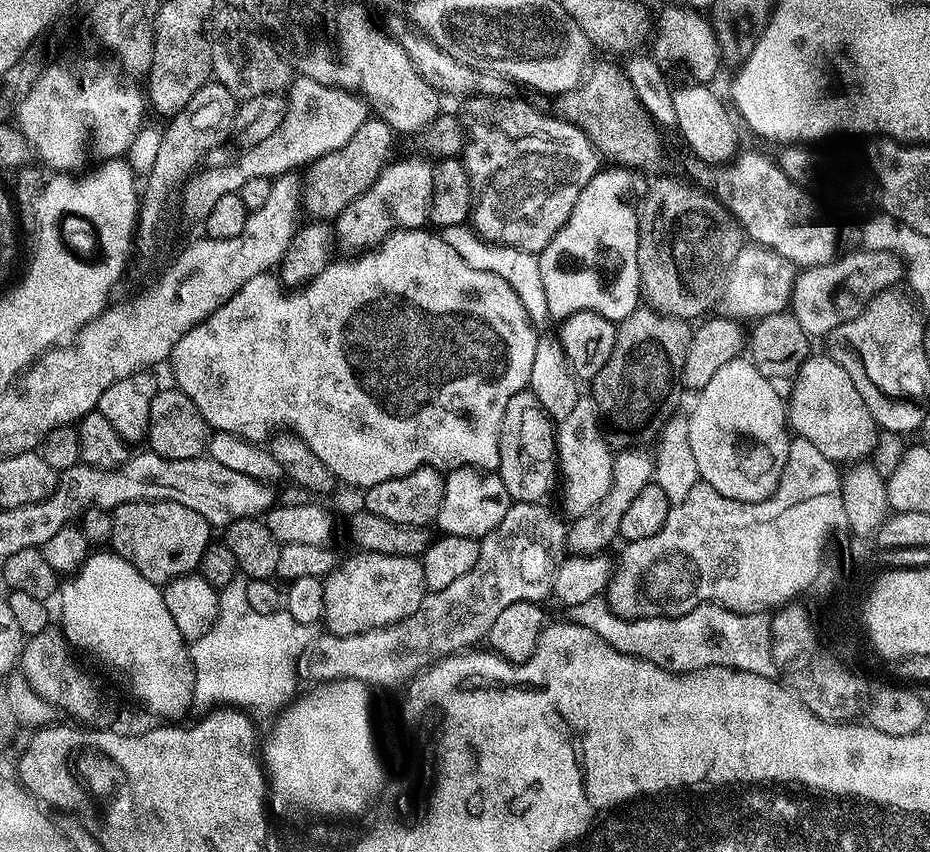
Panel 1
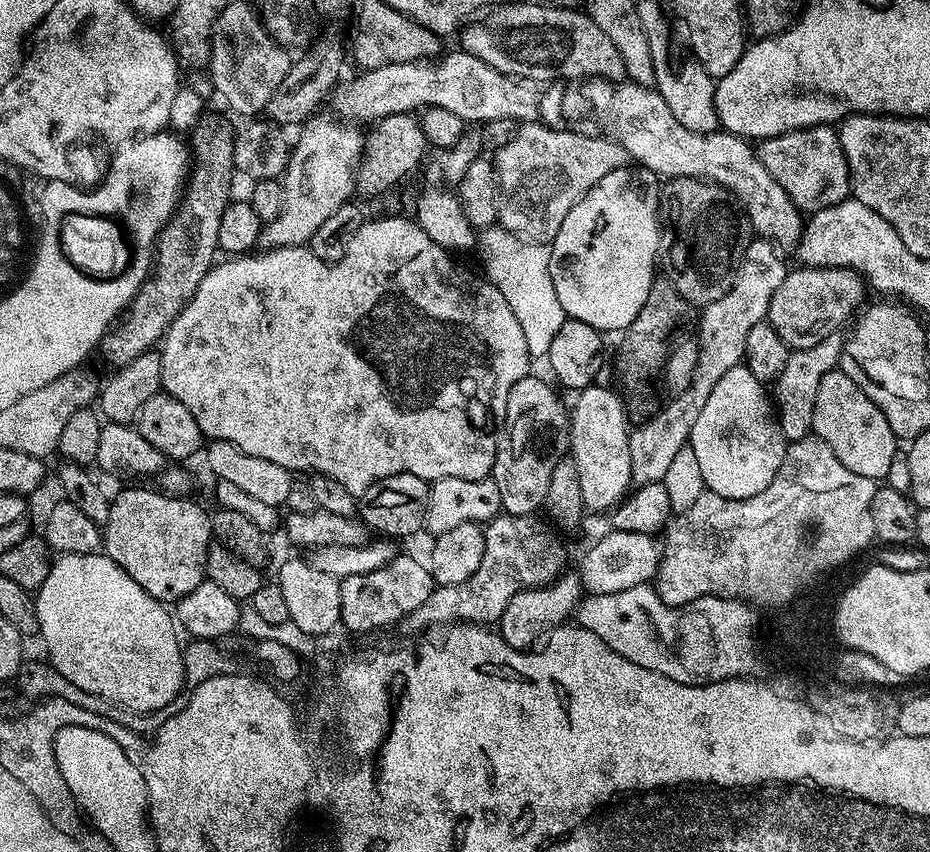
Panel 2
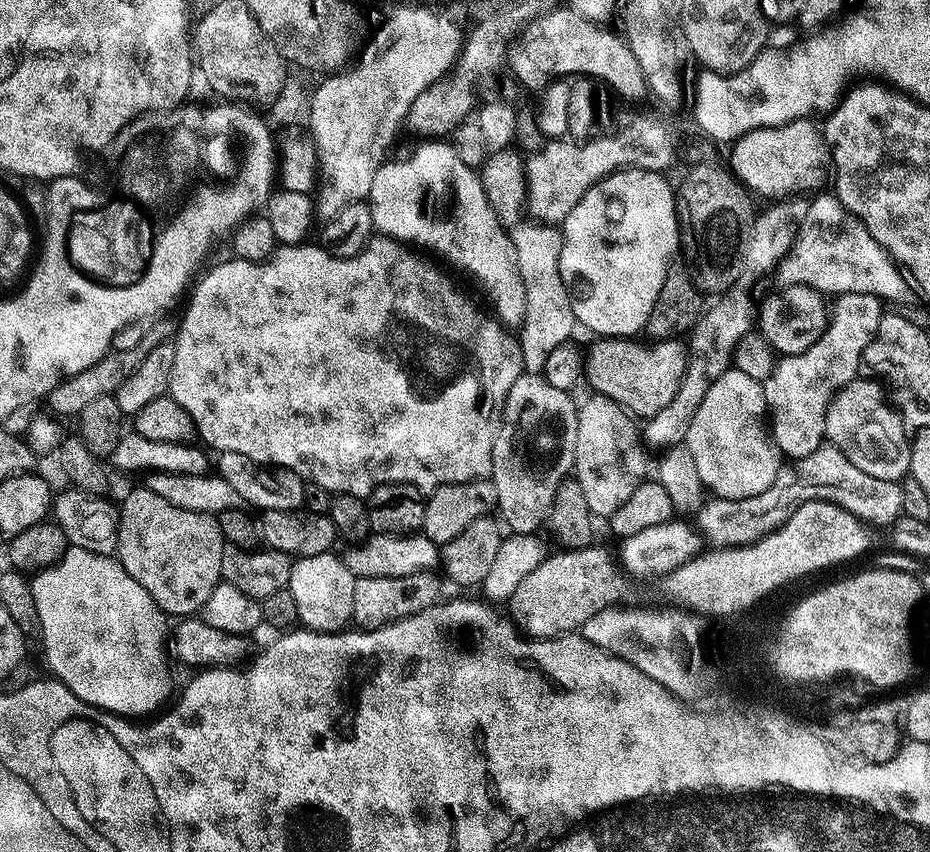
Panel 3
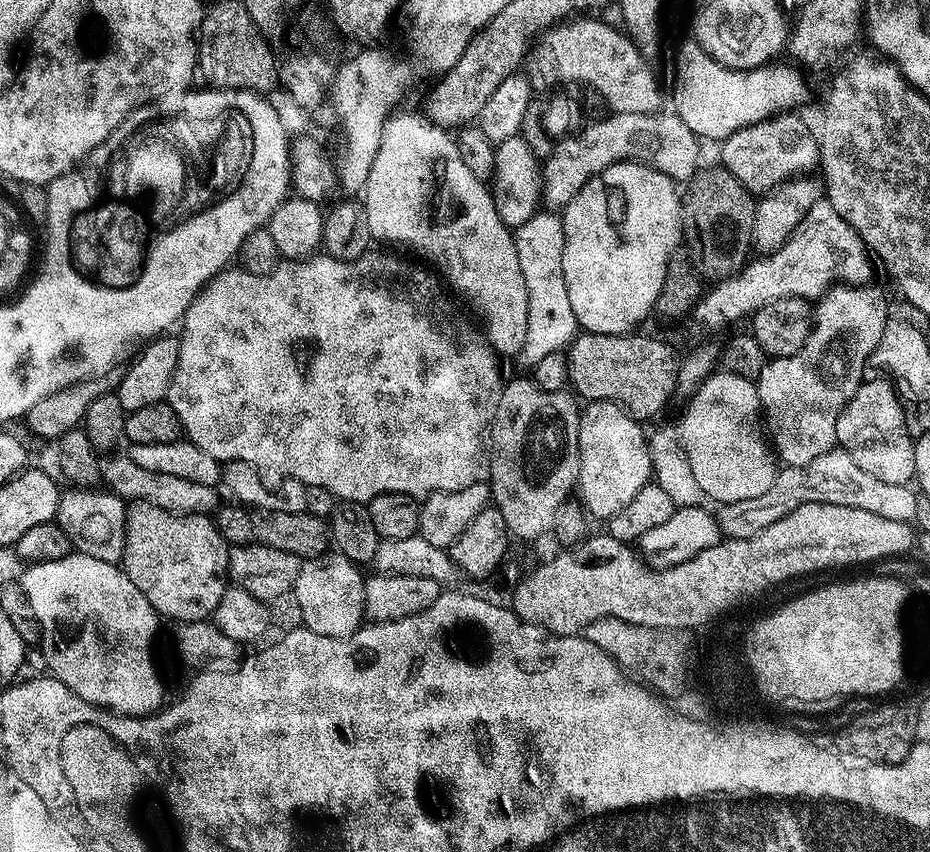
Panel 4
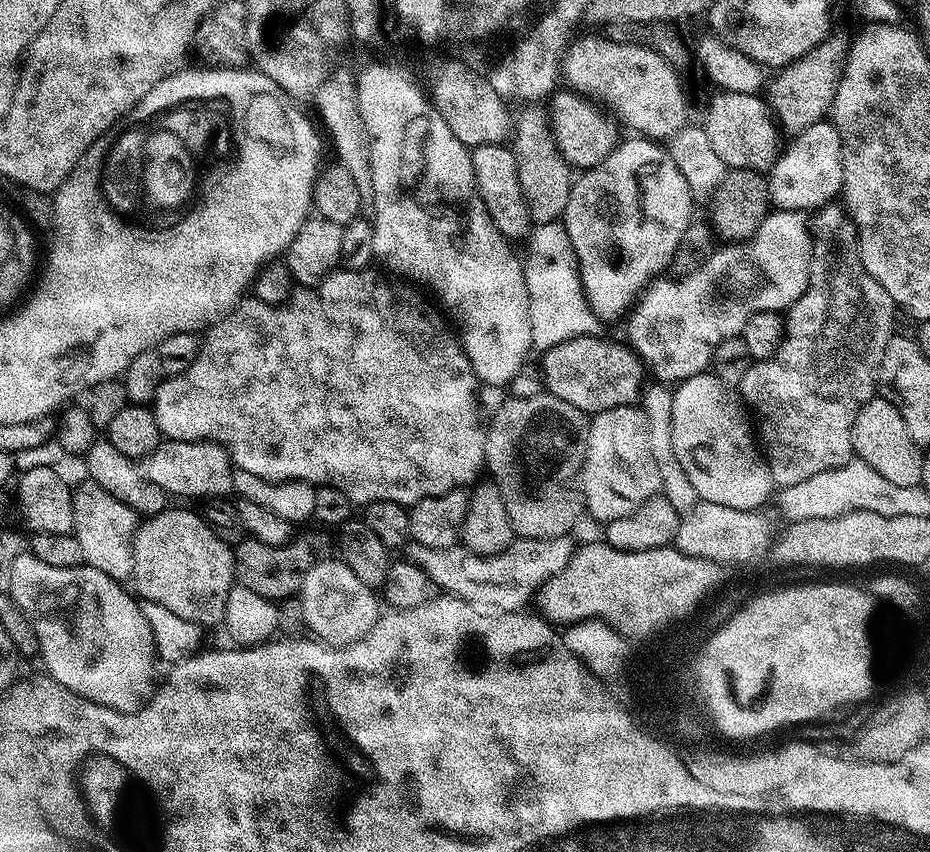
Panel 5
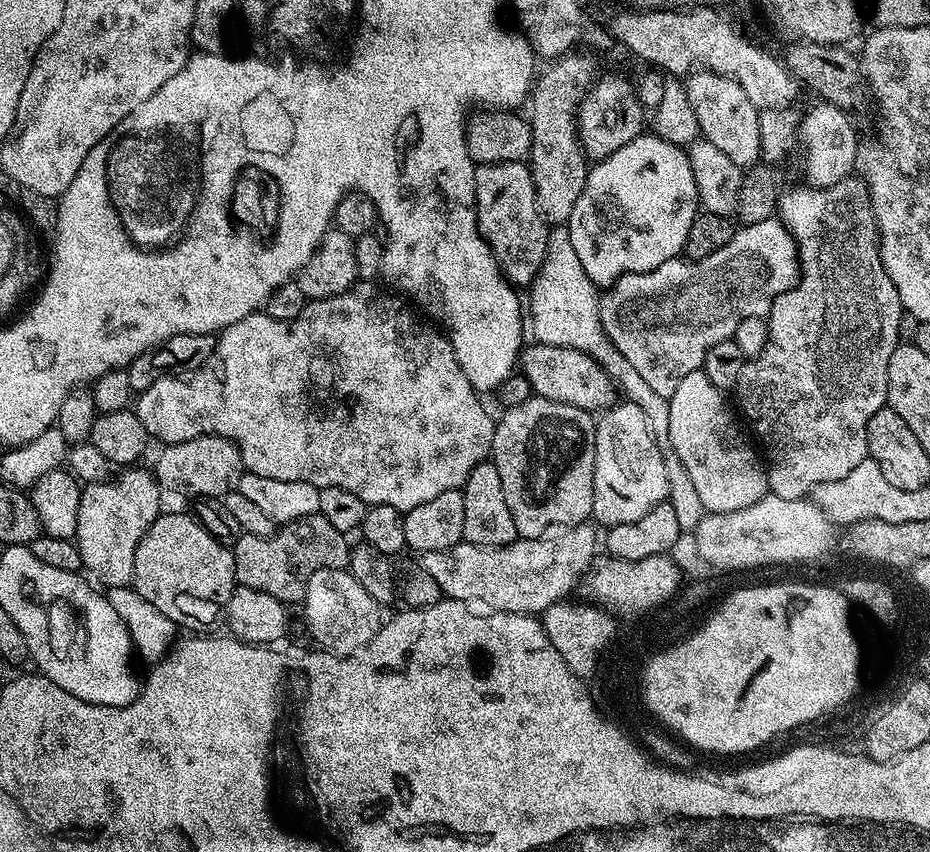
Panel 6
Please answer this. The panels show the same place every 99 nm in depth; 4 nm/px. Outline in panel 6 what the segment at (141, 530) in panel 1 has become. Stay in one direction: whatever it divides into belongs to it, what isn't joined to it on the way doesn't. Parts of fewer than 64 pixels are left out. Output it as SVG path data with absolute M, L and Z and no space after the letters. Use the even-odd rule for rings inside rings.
M165 511L148 527L138 542L131 587L181 629L208 628L219 620L221 623L230 602L230 594L238 587L232 548L227 544L219 544L213 536L206 534L206 530L202 530L200 523L191 515Z

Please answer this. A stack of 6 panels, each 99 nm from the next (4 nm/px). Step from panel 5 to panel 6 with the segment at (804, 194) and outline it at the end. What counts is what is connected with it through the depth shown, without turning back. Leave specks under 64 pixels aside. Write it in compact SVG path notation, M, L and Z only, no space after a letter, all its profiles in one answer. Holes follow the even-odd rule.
M819 101L808 114L801 117L798 140L804 154L804 176L807 187L829 188L838 182L849 179L856 163L856 154L860 145L859 138L843 109L828 101Z

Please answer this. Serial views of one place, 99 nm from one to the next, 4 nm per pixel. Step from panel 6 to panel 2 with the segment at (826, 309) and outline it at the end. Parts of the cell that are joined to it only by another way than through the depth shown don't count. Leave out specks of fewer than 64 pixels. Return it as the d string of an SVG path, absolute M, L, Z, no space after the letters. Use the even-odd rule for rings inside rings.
M839 331L829 336L814 347L795 350L789 355L786 370L774 382L774 408L778 413L780 429L784 432L785 441L801 440L812 432L812 415L814 398L820 385L820 379L837 367L840 351L844 349L845 337Z

